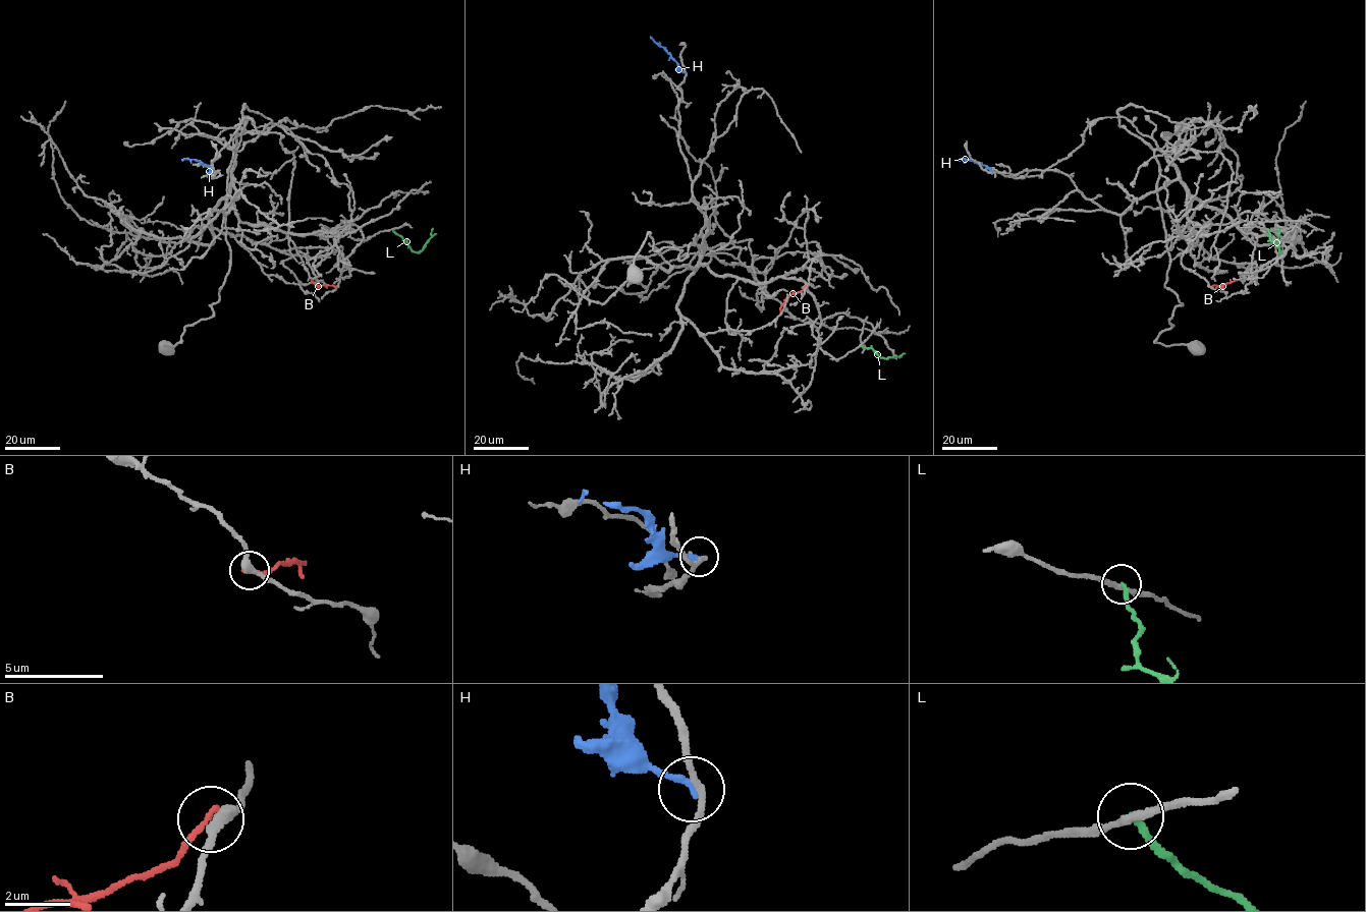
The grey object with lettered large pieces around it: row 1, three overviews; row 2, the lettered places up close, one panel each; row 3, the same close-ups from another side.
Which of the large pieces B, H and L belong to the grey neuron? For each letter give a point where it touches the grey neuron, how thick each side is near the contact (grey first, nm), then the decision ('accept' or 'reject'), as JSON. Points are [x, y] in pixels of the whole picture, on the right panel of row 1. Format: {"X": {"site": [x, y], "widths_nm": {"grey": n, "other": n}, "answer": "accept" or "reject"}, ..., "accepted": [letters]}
{"B": {"site": [1209, 286], "widths_nm": {"grey": 340, "other": 200}, "answer": "reject"}, "H": {"site": [995, 172], "widths_nm": {"grey": 190, "other": 240}, "answer": "reject"}, "L": {"site": [1267, 229], "widths_nm": {"grey": 220, "other": 220}, "answer": "reject"}, "accepted": []}

